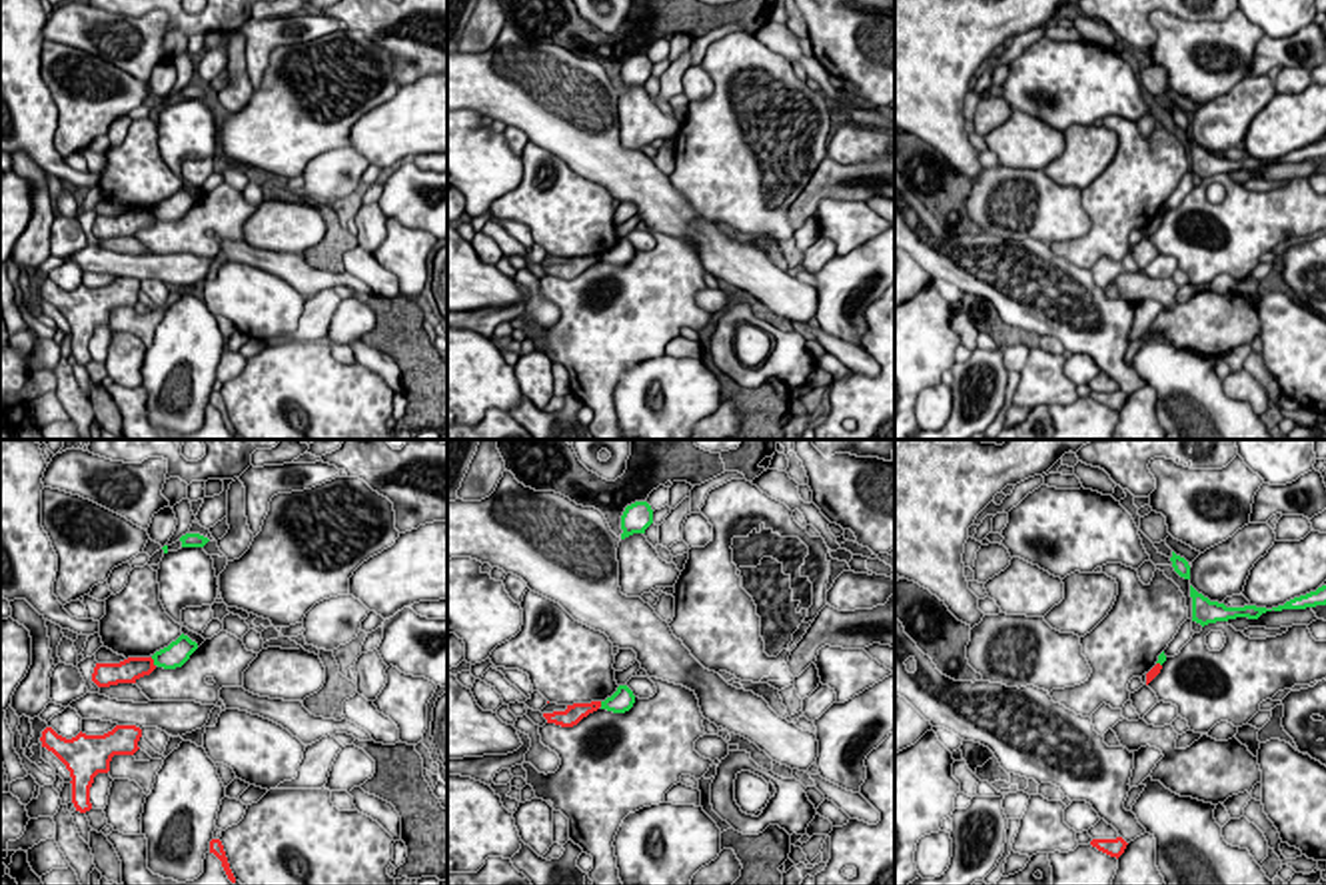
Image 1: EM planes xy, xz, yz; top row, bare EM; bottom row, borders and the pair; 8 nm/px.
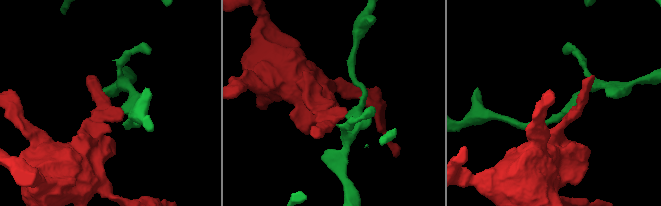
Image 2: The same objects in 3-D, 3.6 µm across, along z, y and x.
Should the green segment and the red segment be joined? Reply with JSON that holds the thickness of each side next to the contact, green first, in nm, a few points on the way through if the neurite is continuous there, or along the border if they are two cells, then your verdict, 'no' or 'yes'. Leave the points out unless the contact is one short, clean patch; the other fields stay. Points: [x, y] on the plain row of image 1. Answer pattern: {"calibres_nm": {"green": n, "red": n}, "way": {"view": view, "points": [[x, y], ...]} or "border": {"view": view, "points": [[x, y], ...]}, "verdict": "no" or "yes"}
{"calibres_nm": {"green": 200, "red": 190}, "border": {"view": "xy", "points": [[150, 210], [154, 218]]}, "verdict": "no"}

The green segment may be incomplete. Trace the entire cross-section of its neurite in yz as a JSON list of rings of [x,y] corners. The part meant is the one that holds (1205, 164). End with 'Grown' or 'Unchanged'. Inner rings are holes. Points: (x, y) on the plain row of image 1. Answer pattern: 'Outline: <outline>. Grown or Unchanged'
Outline: [[[1192,138],[1190,150],[1192,150],[1192,174],[1200,176],[1202,180],[1208,176],[1228,174],[1236,170],[1258,172],[1262,166],[1272,164],[1256,158],[1226,160],[1224,156],[1210,154],[1202,146],[1198,146]]]. Unchanged

